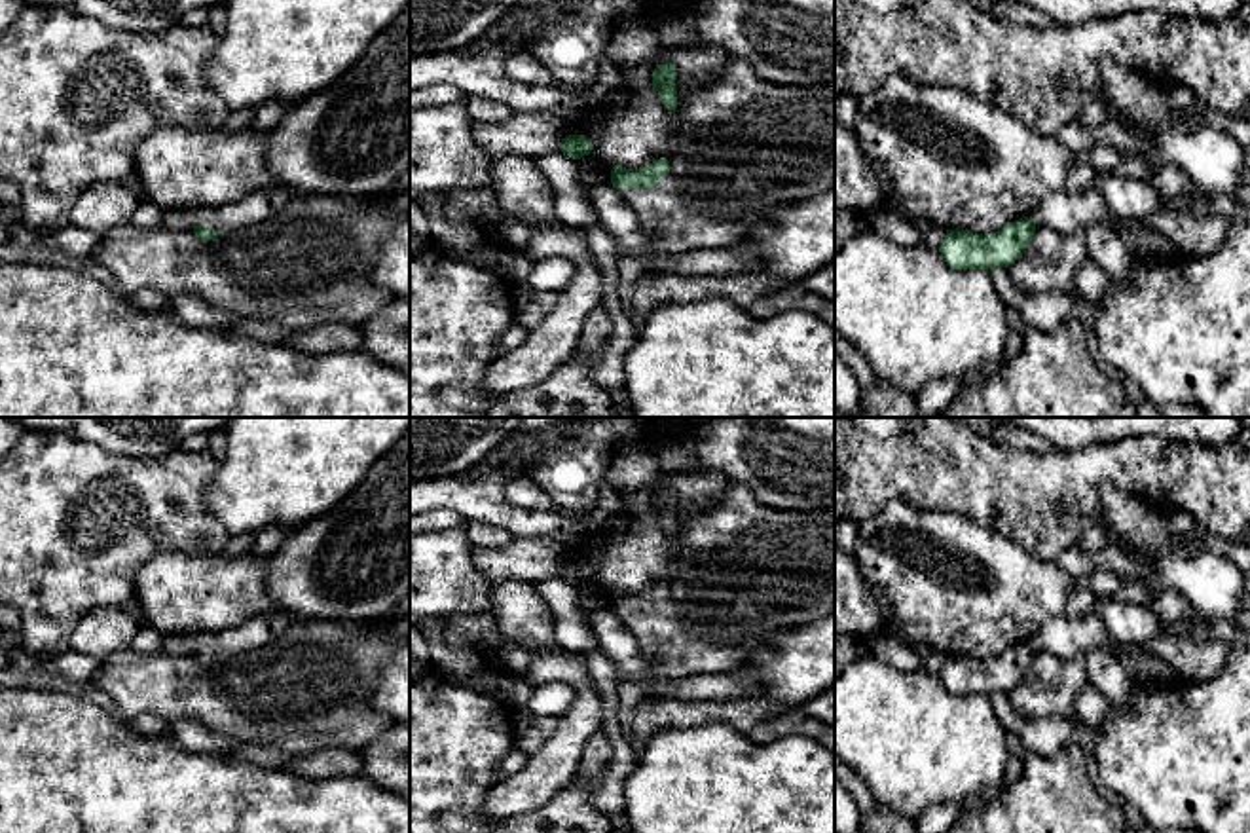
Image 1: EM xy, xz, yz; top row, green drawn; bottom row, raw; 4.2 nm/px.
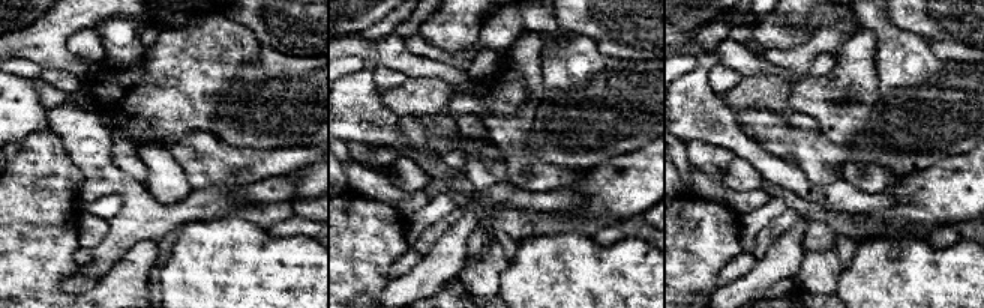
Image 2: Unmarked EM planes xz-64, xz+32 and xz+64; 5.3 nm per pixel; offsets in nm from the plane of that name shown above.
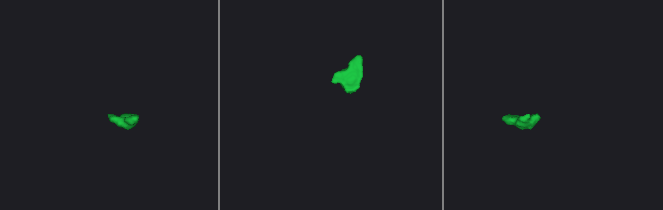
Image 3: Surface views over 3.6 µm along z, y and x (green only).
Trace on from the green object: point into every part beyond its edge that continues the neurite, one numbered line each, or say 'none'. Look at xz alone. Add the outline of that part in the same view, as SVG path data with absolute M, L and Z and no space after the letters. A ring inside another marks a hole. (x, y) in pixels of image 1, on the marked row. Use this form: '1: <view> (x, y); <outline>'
1: xz (664, 213); M670 173L651 188L632 188L622 195L635 211L653 249L662 254L736 247L755 224L781 209L772 207L740 216L700 213L690 207Z

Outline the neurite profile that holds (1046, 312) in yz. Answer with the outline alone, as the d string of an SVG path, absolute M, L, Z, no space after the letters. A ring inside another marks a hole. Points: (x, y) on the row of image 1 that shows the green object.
M996 266L988 269L988 273L1005 305L1015 307L1026 326L1053 332L1070 319L1075 298L1074 294L1060 290L1026 294L1011 283L1009 268Z

